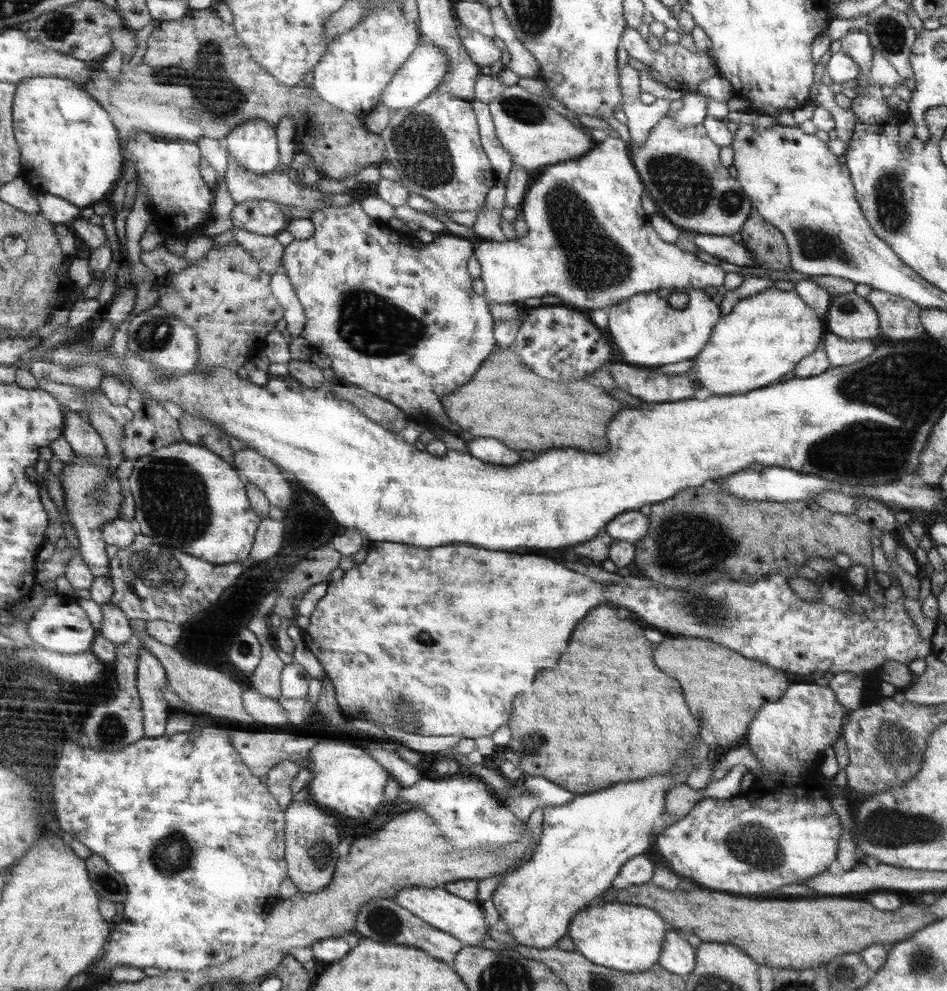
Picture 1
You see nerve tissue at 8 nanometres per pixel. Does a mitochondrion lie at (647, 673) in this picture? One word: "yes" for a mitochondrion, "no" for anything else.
no

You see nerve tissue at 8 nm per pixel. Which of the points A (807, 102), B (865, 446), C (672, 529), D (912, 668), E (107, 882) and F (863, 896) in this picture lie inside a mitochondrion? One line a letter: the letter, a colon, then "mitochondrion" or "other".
A: other
B: mitochondrion
C: mitochondrion
D: other
E: mitochondrion
F: other

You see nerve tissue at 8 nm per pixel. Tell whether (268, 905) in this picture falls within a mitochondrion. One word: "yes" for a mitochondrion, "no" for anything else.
no

